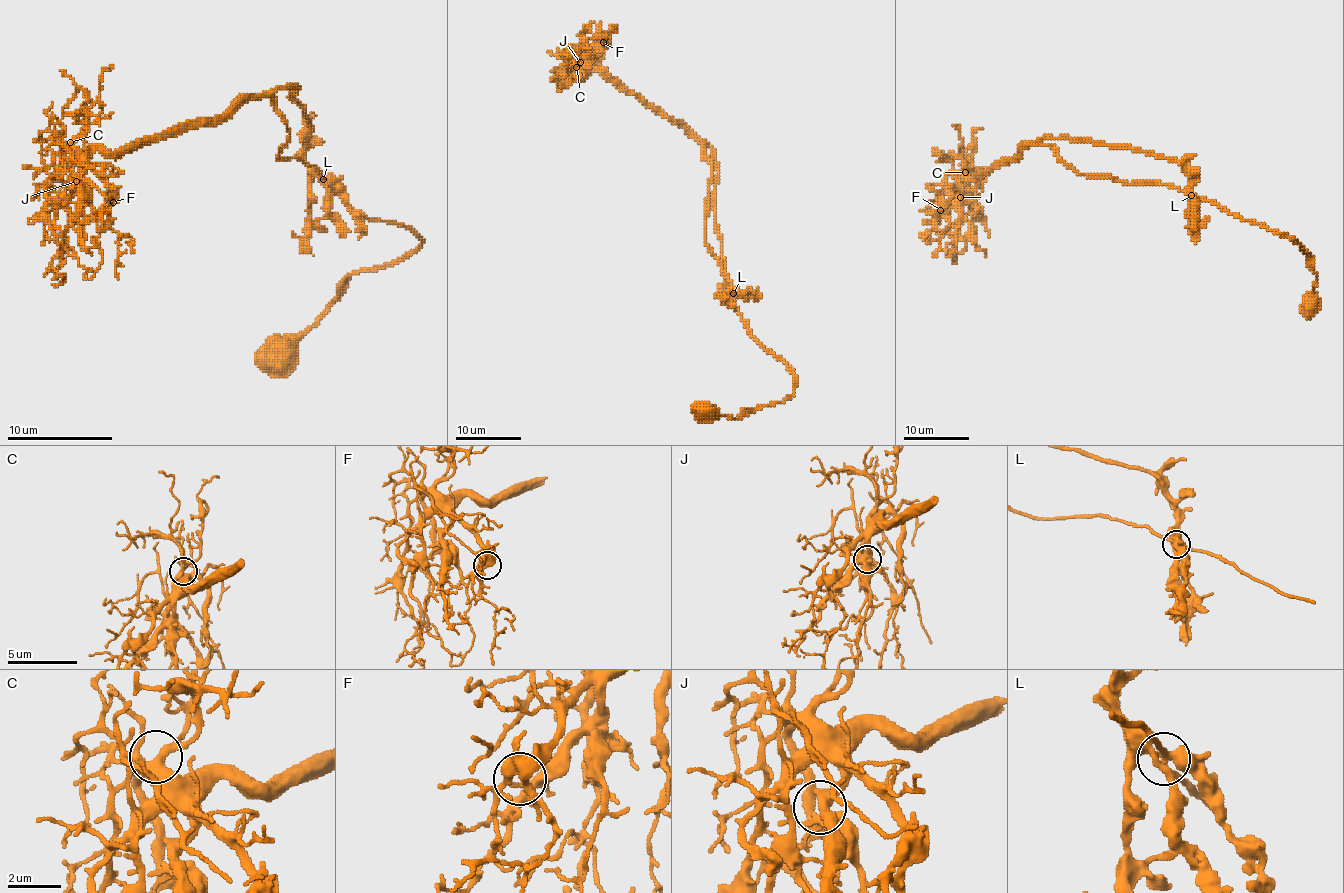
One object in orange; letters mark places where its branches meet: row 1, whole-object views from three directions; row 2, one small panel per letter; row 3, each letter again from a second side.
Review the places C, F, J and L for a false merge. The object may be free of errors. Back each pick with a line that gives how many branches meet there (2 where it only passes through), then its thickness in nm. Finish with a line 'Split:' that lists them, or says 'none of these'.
Split: none of these

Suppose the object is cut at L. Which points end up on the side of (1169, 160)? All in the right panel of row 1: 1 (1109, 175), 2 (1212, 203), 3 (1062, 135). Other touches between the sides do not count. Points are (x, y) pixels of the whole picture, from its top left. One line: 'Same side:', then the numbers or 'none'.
Same side: 3

